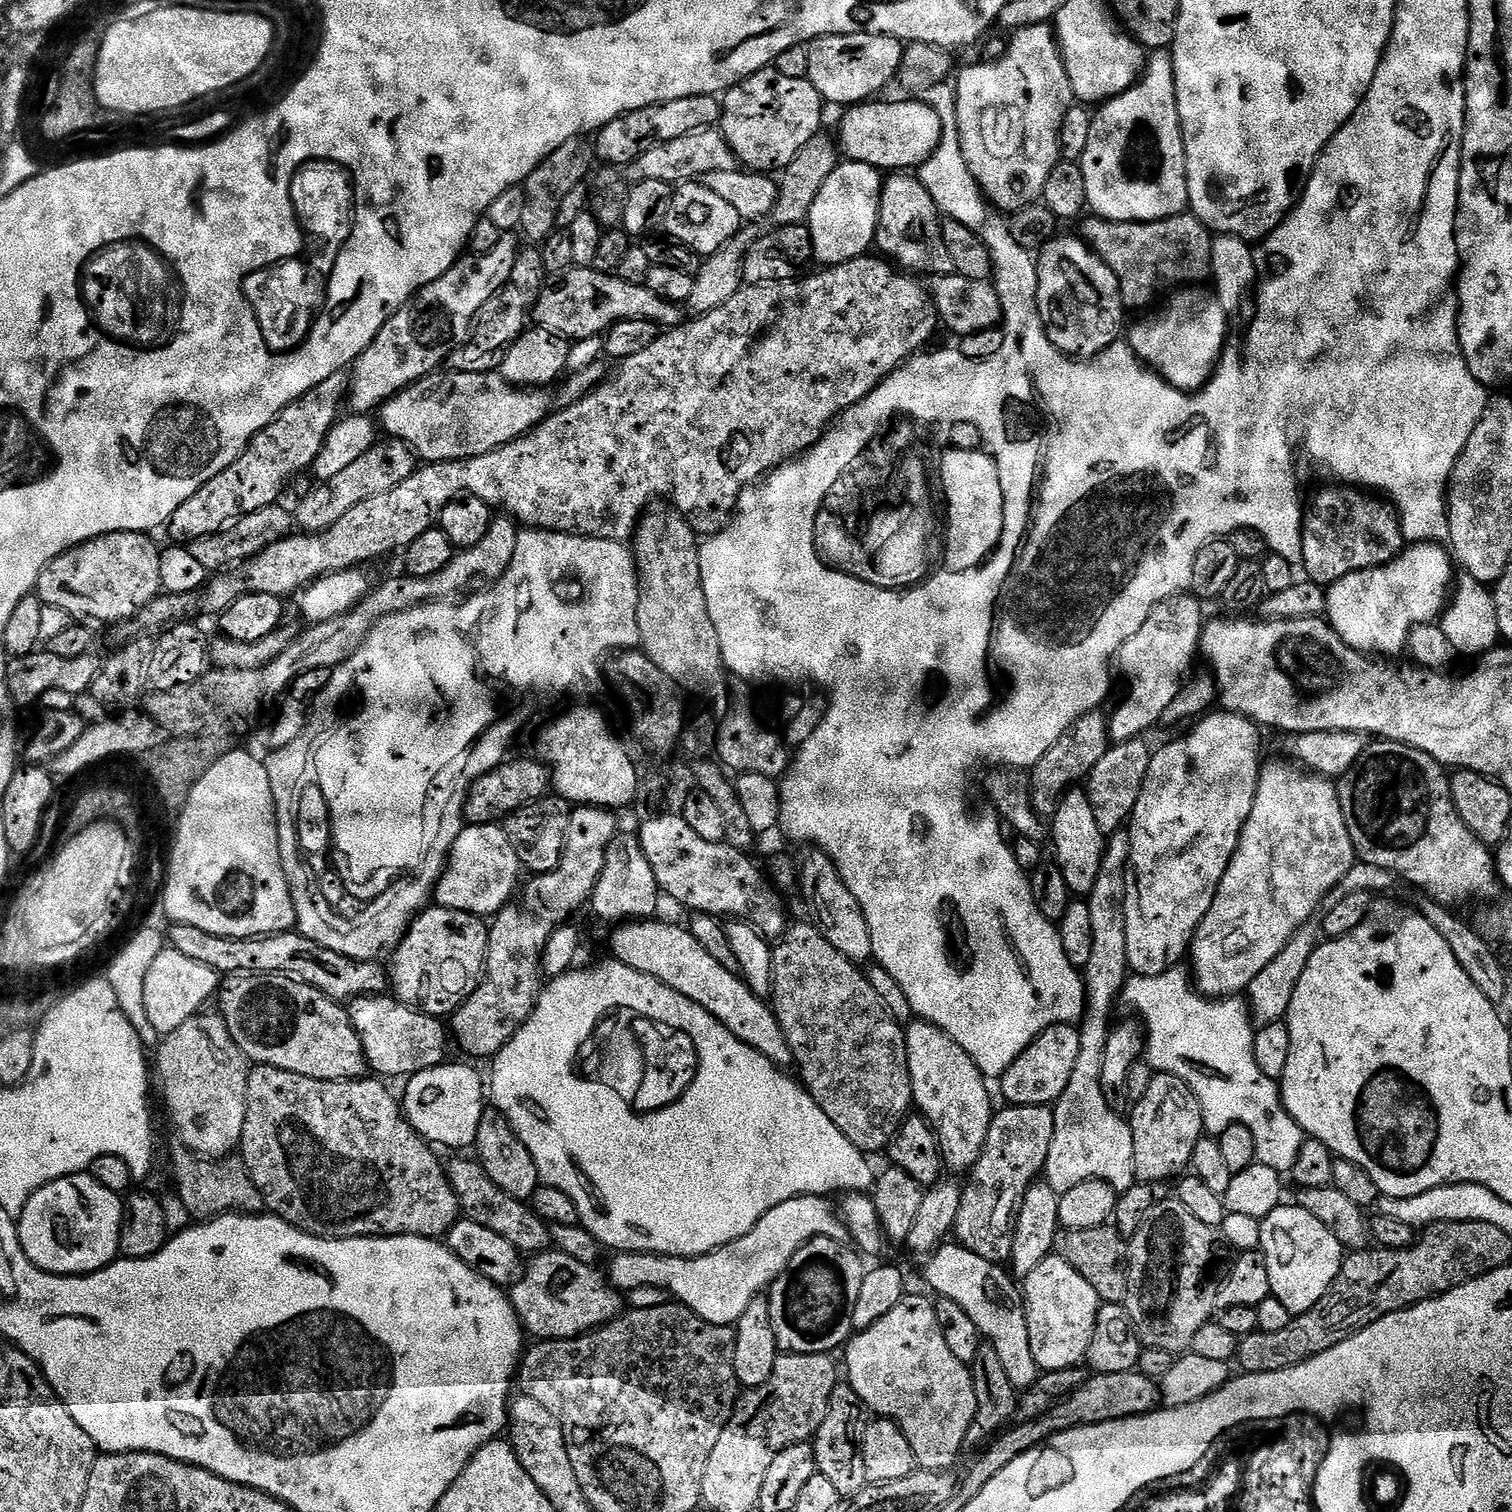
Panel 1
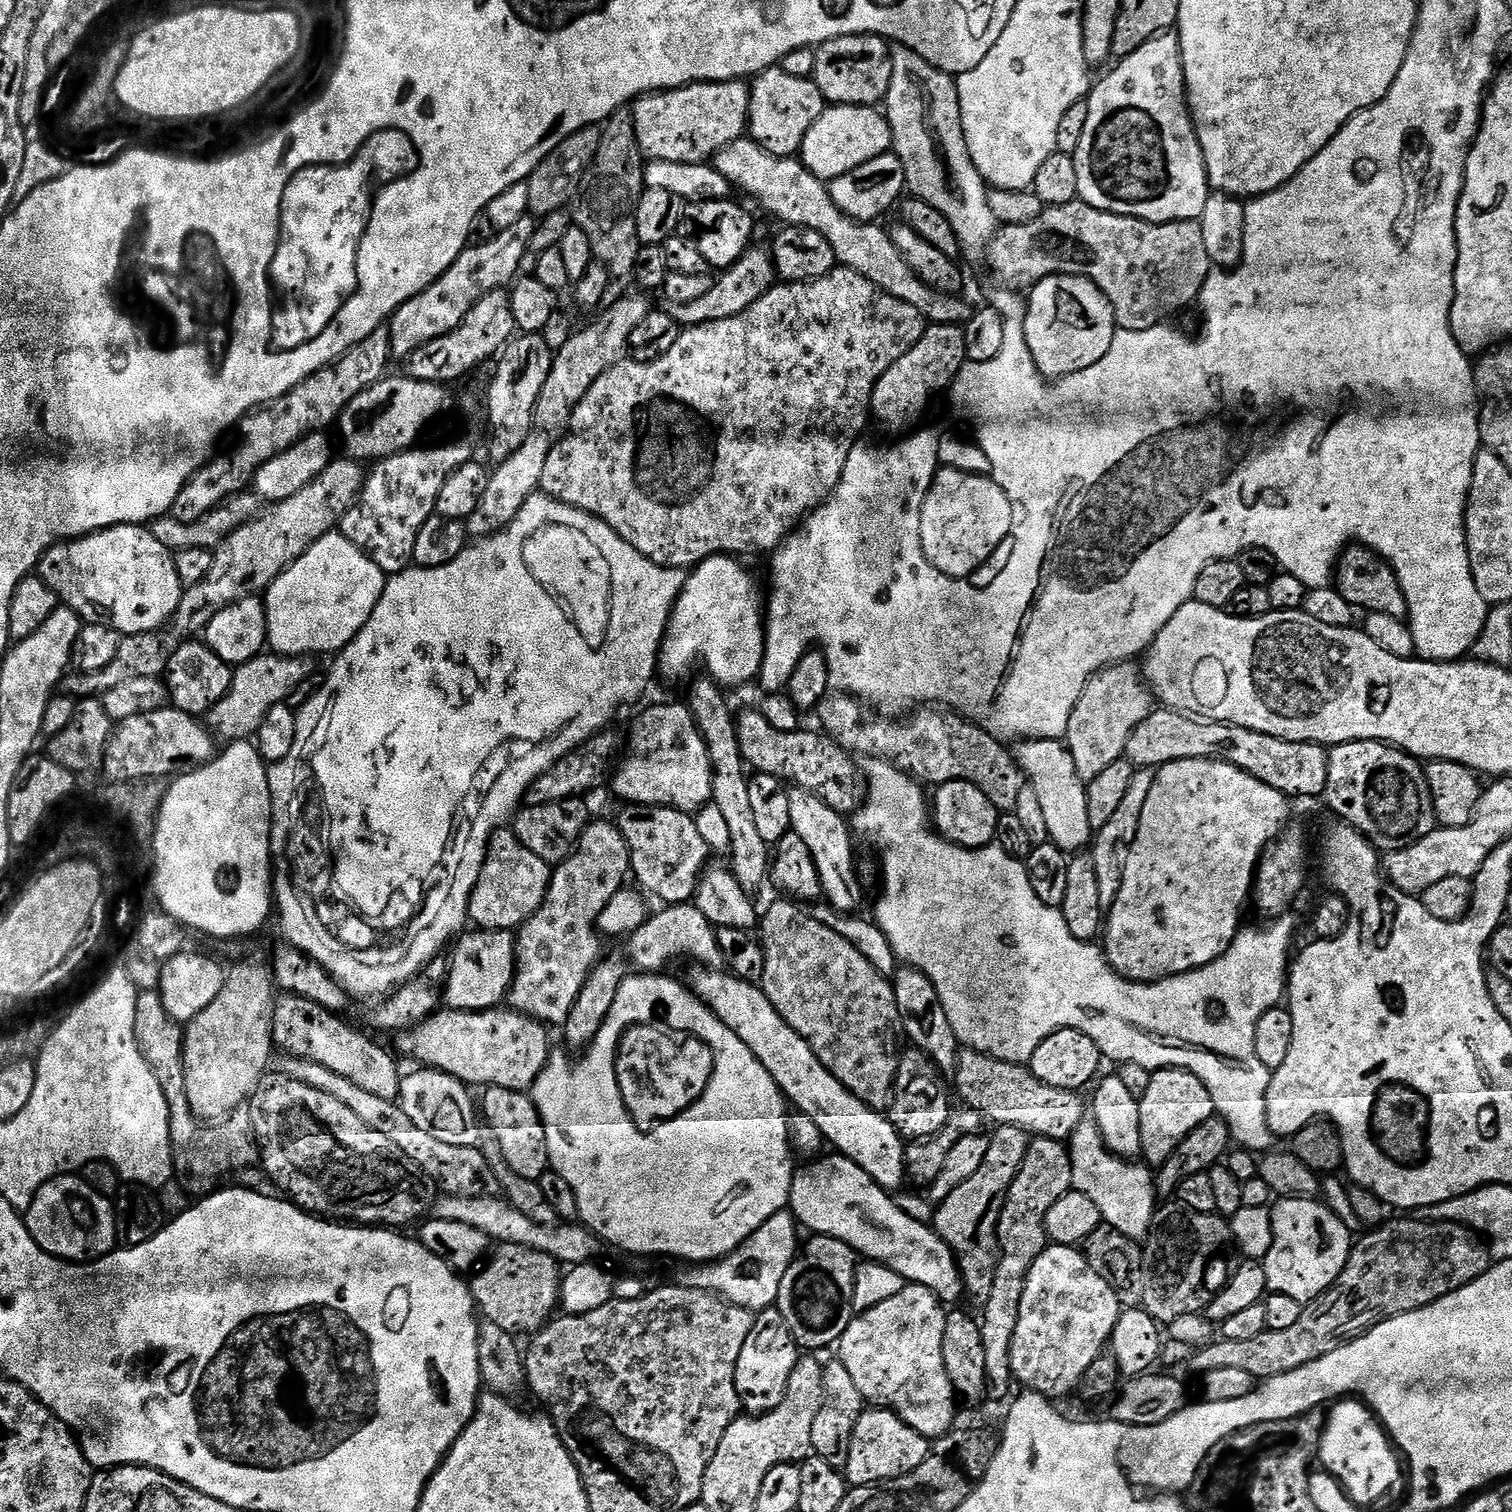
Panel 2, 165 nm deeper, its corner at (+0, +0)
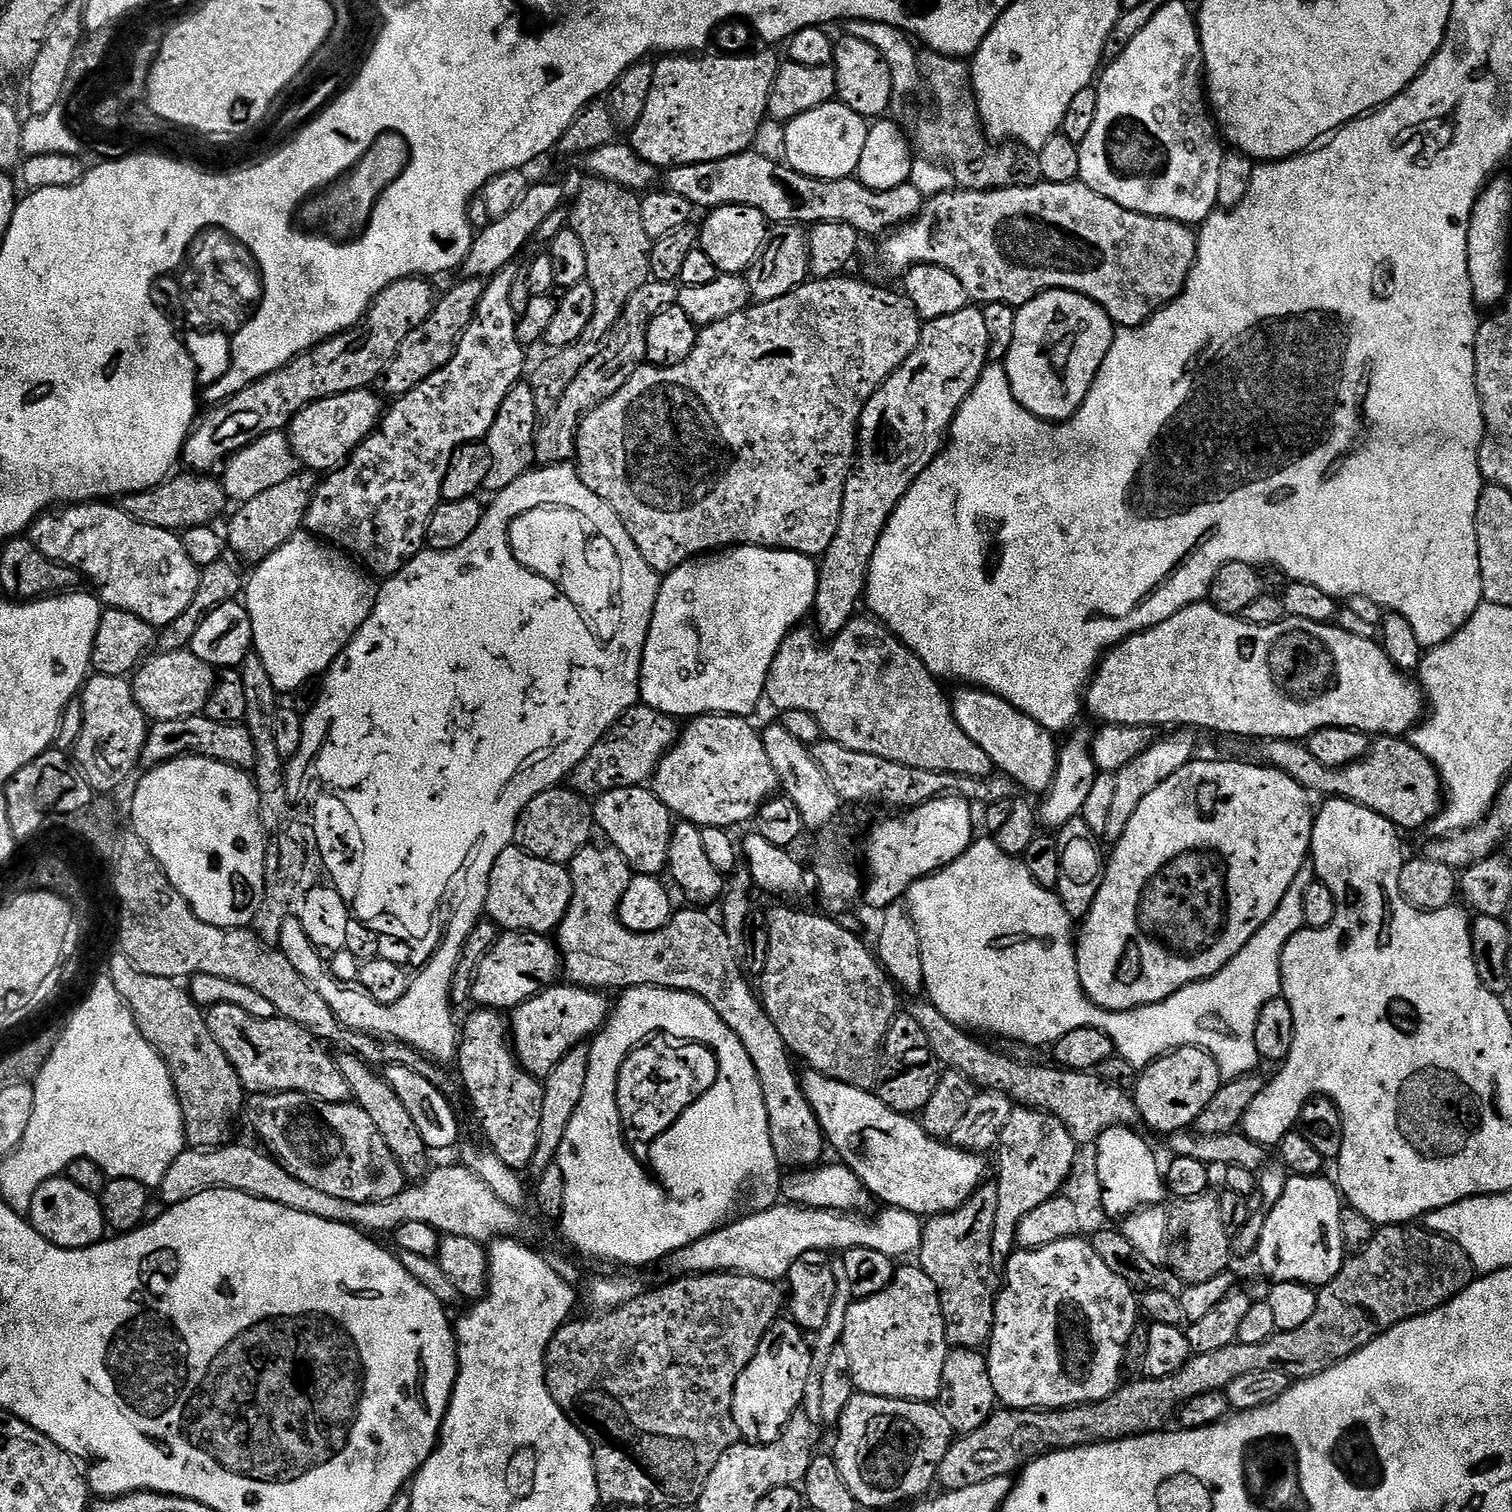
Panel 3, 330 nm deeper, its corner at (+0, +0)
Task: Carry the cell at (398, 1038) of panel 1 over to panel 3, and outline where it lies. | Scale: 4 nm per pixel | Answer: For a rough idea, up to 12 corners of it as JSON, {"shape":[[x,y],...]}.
{"shape":[[553,986],[510,1012],[524,1071],[547,1078],[607,1025],[603,991]]}

